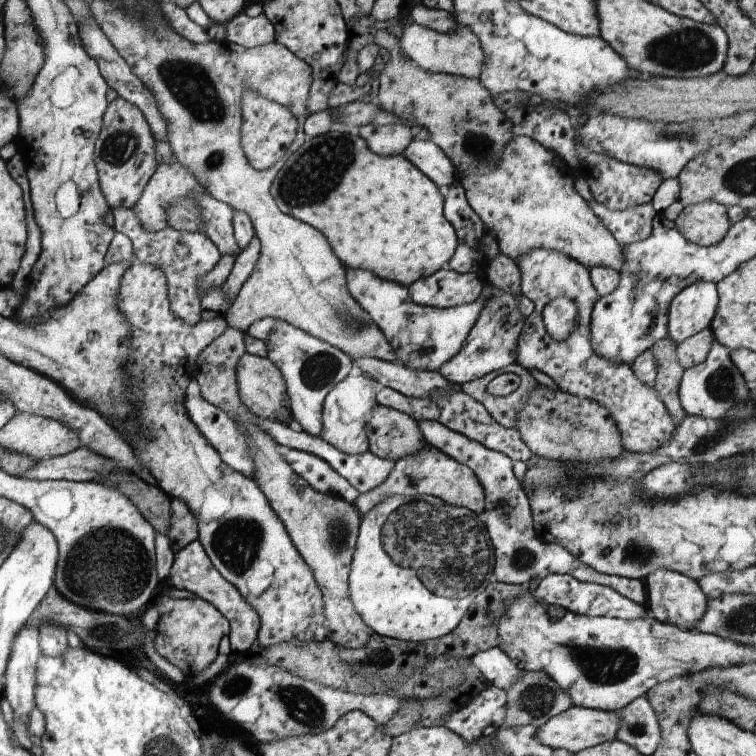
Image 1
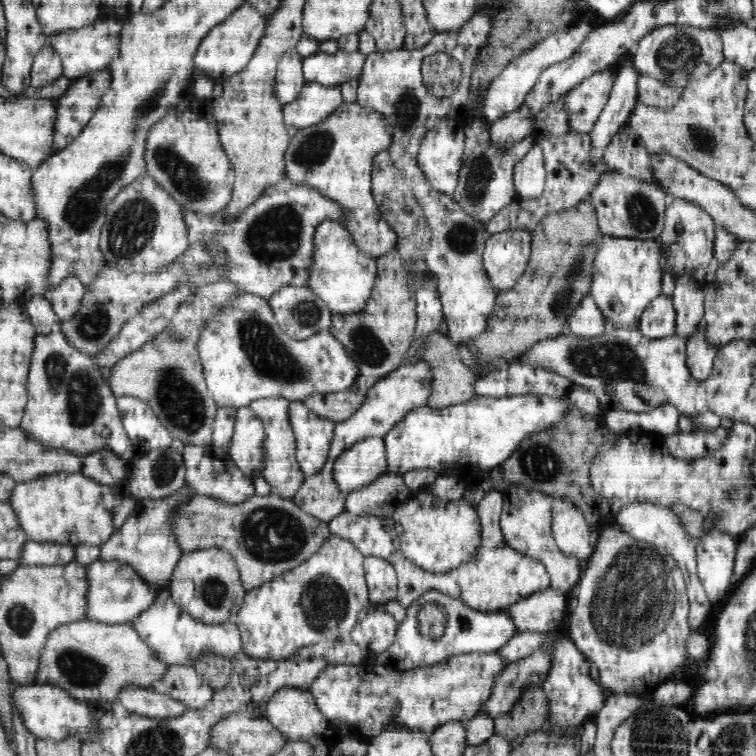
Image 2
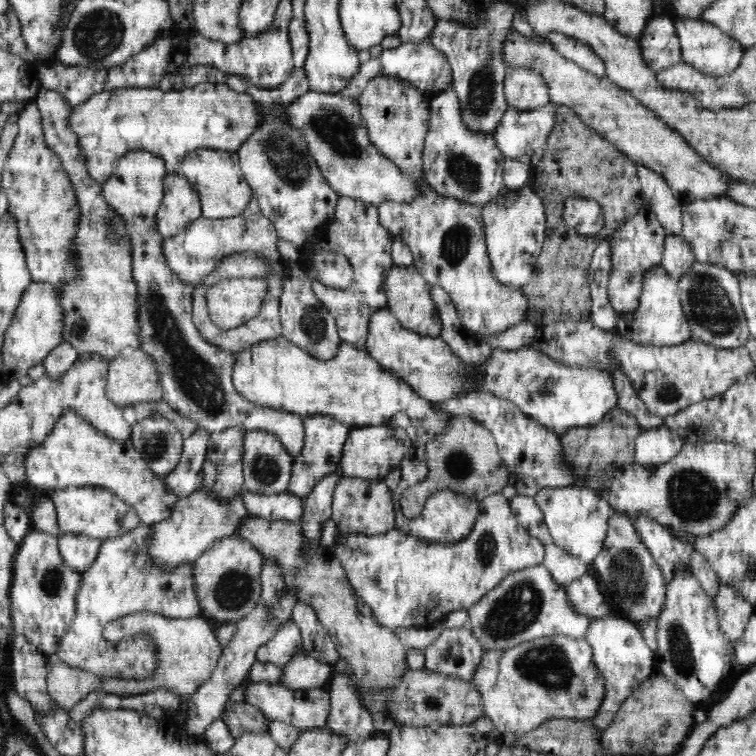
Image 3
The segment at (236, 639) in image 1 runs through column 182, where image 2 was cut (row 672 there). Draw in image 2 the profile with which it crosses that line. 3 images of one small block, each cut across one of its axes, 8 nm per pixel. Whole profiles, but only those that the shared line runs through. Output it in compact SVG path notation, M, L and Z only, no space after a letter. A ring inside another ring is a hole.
M516 632L504 646L500 647L500 650L495 652L504 661L512 662L530 656L540 646L547 646L551 650L550 671L548 671L545 681L541 685L549 702L549 714L543 728L546 731L552 729L554 735L564 741L565 737L568 737L576 728L580 727L588 716L599 713L606 700L600 685L590 677L588 660L585 660L584 654L576 648L567 632Z

